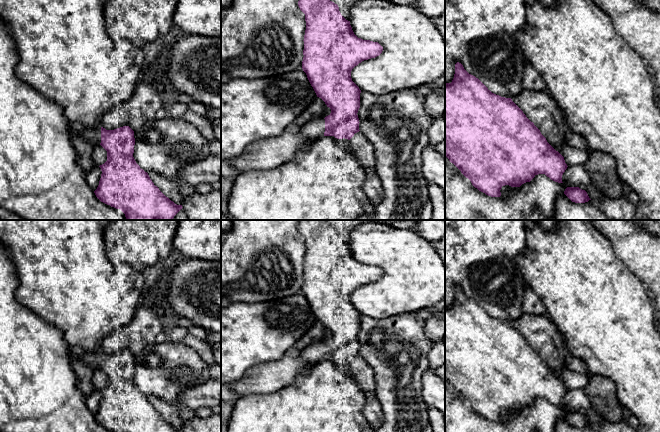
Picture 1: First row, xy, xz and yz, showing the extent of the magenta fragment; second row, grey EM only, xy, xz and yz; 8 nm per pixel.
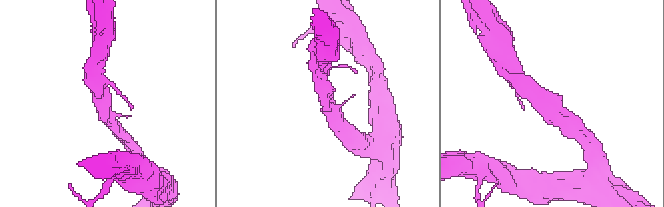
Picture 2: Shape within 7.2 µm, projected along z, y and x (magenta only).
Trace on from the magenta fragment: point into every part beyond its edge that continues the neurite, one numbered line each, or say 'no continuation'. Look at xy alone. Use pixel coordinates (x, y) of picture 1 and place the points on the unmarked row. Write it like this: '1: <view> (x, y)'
1: xy (92, 359)

